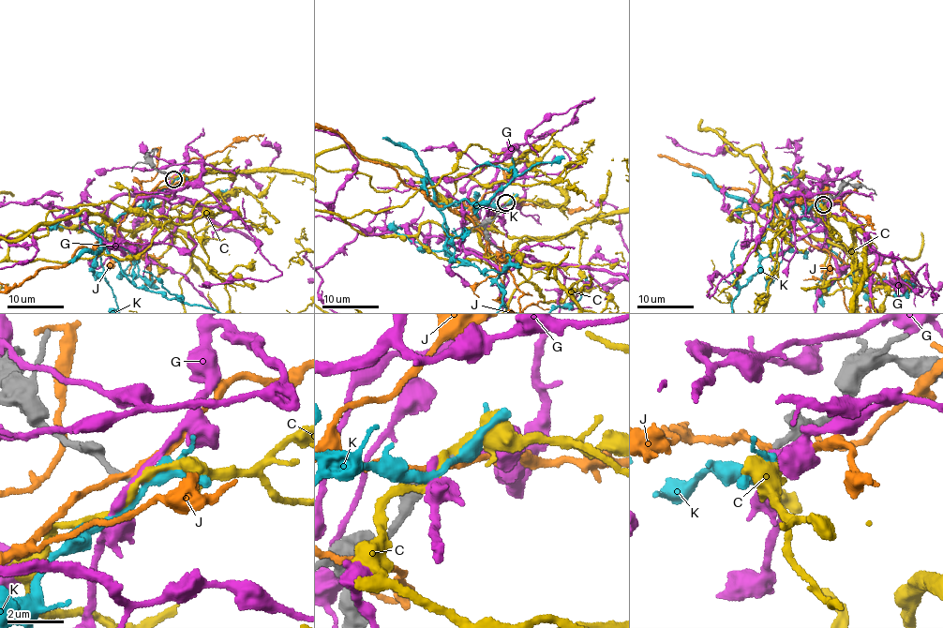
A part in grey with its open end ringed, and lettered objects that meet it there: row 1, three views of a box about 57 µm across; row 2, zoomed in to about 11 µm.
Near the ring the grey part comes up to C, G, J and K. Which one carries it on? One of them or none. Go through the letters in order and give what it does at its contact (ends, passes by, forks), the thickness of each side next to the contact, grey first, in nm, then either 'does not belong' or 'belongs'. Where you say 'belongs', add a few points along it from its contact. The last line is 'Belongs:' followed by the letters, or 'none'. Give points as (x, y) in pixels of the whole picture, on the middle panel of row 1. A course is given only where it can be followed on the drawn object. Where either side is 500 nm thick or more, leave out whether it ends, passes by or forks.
C: it passes by; calibres 180 and 280 nm; does not belong
G: it passes by; calibres 200 and 240 nm; does not belong
J: it passes by; calibres 260 and 240 nm; does not belong
K: it passes by; calibres 170 and 320 nm; does not belong
Belongs: none

